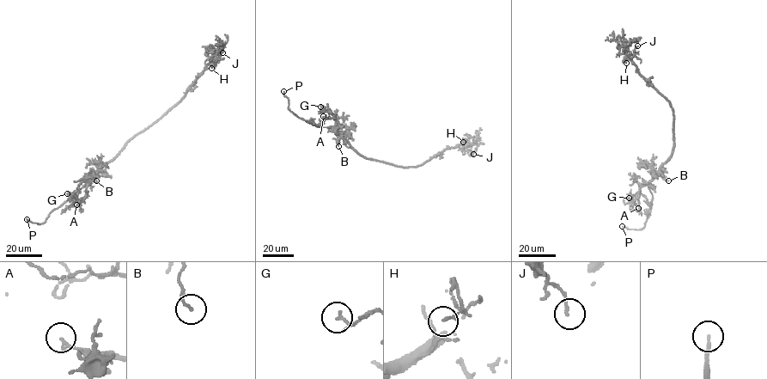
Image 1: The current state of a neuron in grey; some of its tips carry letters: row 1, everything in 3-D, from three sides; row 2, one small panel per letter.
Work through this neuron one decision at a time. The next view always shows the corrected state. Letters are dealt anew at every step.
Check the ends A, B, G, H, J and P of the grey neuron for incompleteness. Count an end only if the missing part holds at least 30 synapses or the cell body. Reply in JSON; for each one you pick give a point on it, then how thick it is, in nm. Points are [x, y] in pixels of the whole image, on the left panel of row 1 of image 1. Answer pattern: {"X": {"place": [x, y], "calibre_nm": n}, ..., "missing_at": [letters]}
{"P": {"place": [27, 219], "calibre_nm": 160}, "missing_at": ["P"]}

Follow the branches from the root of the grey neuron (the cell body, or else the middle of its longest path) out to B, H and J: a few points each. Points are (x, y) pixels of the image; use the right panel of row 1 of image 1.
B: (674, 136), (672, 152), (657, 173), (668, 180)
H: (674, 136), (673, 114), (669, 102), (626, 56), (623, 61), (626, 63)
J: (674, 136), (673, 114), (669, 102), (640, 73), (628, 57), (632, 57), (637, 45)

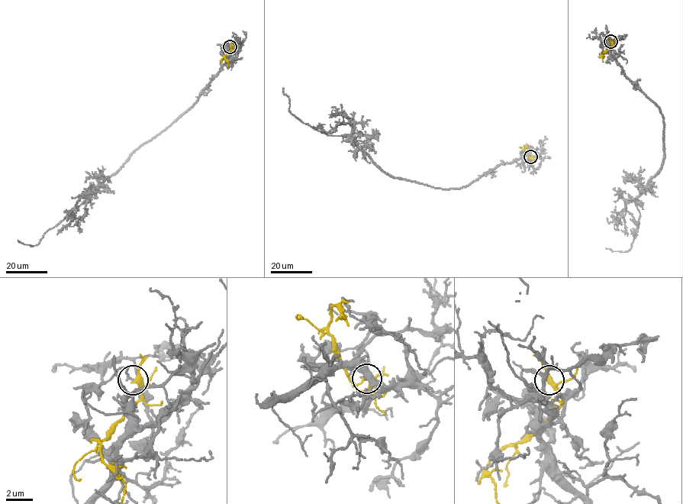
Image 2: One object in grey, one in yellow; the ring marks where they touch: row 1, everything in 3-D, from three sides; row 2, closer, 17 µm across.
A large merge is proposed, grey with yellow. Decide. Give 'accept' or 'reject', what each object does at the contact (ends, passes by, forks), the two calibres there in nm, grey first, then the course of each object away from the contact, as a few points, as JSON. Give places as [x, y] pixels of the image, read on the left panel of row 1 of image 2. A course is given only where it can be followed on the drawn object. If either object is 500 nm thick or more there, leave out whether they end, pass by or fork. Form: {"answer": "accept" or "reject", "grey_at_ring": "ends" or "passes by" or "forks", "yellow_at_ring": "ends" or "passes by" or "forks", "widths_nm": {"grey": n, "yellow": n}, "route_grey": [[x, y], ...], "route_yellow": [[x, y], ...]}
{"answer": "reject", "grey_at_ring": "ends", "yellow_at_ring": "forks", "widths_nm": {"grey": 140, "yellow": 260}, "route_grey": [[229, 46], [222, 50], [226, 62], [193, 105], [143, 143], [37, 244], [17, 240]], "route_yellow": [[230, 46], [230, 50], [224, 56], [227, 66]]}

